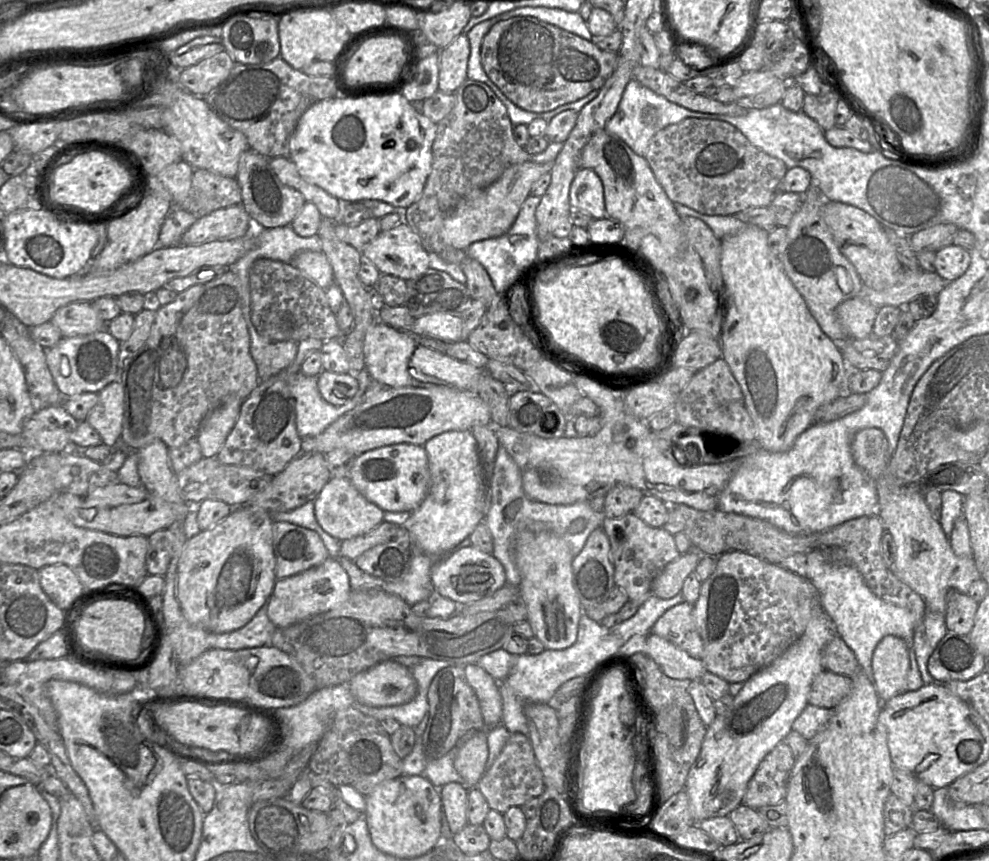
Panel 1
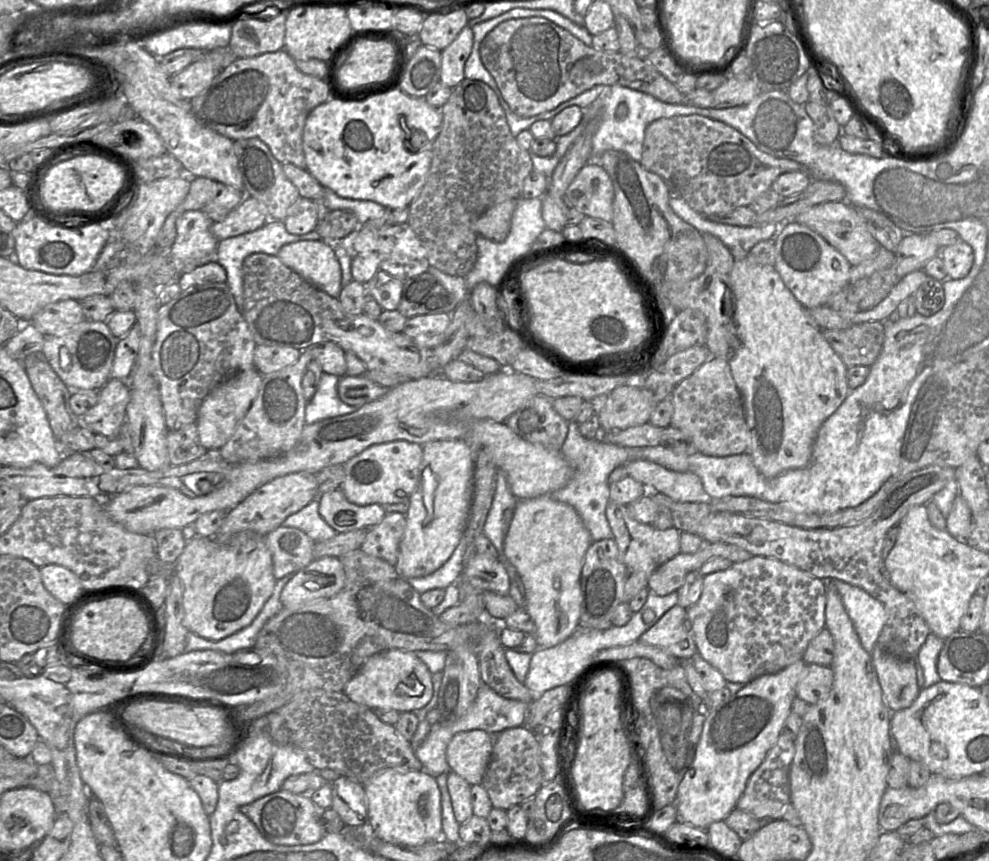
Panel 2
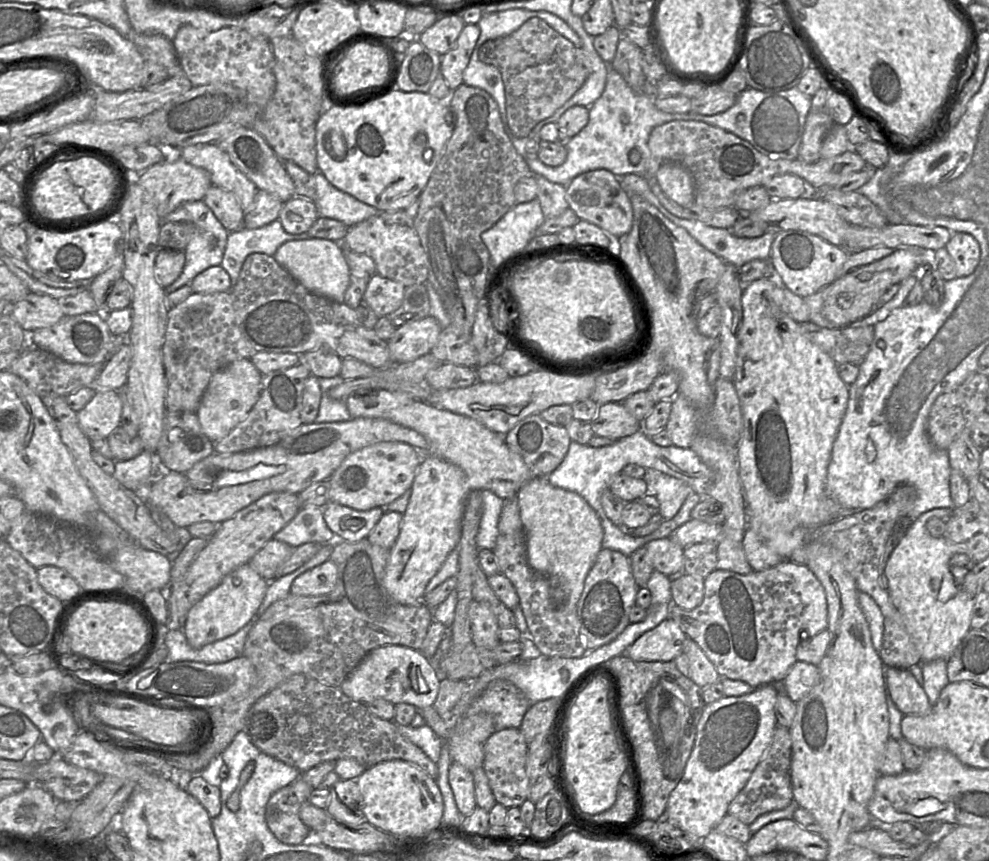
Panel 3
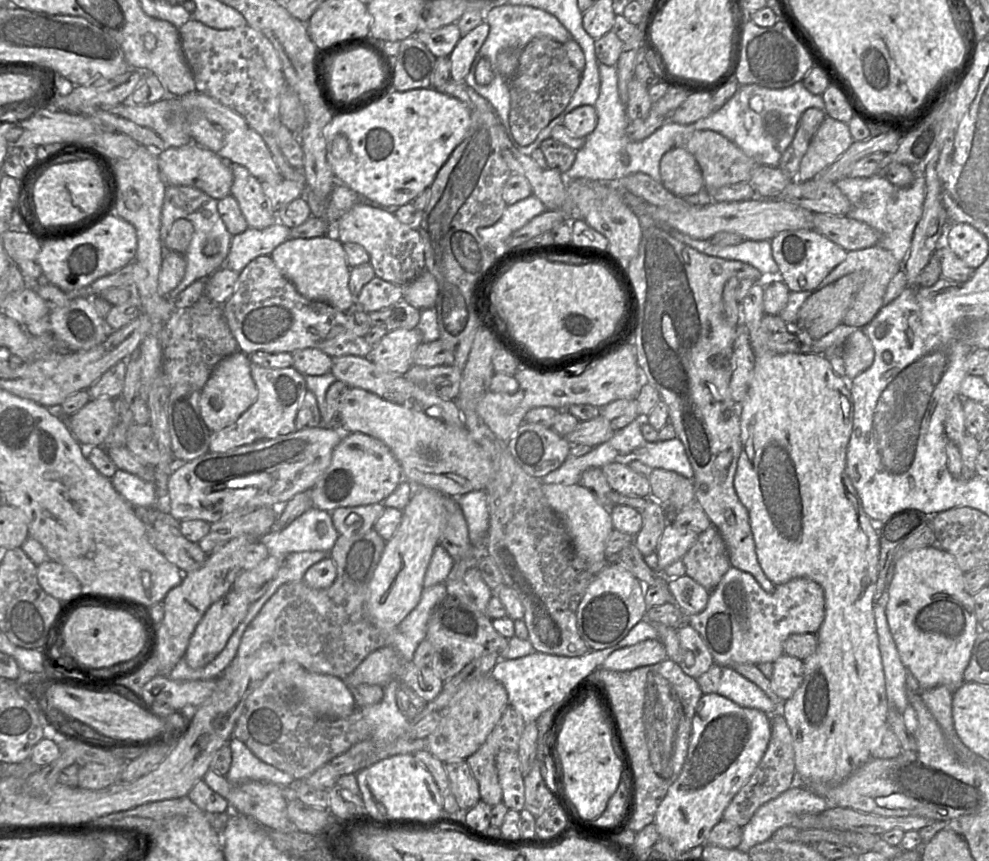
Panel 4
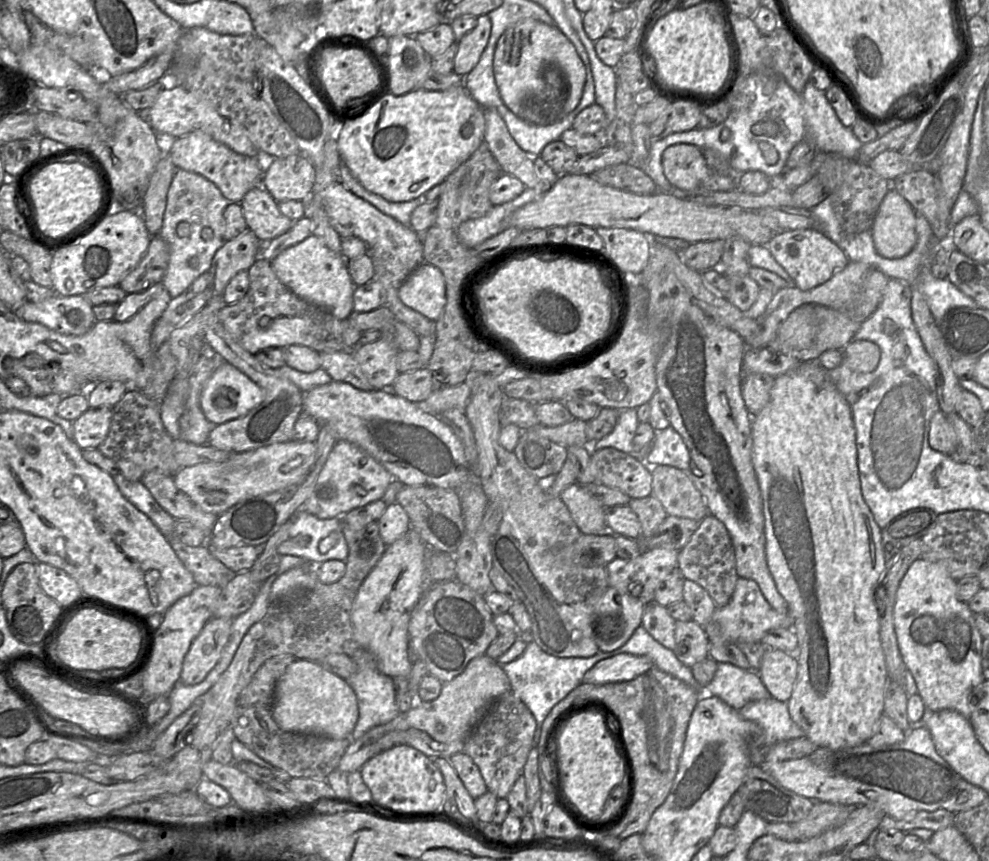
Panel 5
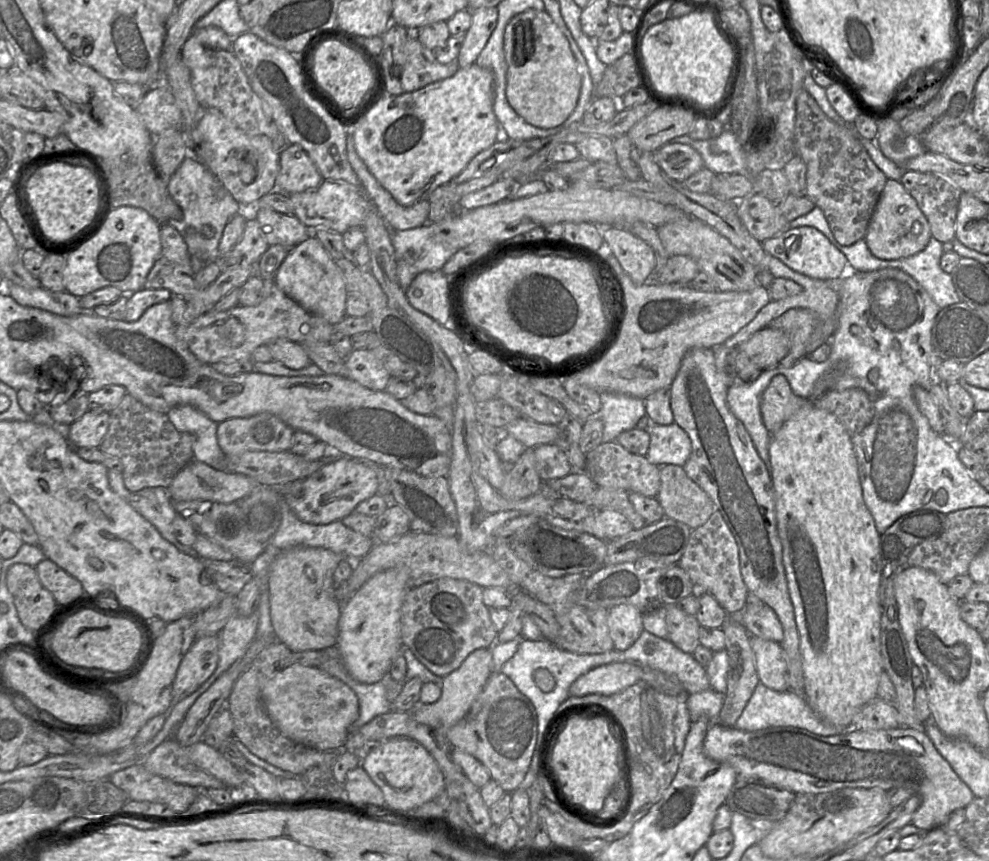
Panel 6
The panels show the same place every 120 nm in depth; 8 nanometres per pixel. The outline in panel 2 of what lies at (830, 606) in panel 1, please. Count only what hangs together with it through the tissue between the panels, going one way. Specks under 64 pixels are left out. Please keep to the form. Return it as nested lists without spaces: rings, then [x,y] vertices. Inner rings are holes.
[[[841,580],[831,582],[841,597],[862,647],[871,654],[888,618],[883,604],[857,586]],[[929,633],[916,655],[916,678],[920,688],[929,687],[941,681],[937,672],[937,659],[943,642],[944,640],[937,637],[935,634]]]

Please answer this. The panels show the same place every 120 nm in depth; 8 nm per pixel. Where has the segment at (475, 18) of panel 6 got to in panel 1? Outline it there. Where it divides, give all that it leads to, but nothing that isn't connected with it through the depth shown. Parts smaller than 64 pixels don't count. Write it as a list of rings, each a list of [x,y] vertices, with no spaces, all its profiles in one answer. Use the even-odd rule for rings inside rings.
[[[461,33],[439,51],[438,90],[454,93],[467,78],[470,44],[467,34]]]

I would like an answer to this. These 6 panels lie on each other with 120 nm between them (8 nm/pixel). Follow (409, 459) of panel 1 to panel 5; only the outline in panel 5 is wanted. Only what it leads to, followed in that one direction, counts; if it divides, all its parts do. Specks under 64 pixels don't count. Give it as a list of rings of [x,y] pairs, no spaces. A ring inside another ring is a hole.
[[[338,440],[301,510],[320,519],[340,518],[353,509],[380,500],[392,480],[391,474],[375,458],[350,442]]]

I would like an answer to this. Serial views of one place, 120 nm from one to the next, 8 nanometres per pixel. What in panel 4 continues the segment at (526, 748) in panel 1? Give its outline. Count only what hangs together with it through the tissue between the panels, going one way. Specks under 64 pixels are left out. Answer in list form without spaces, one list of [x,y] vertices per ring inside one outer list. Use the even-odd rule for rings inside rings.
[[[518,751],[499,752],[495,763],[502,789],[502,802],[508,809],[522,811],[525,806],[525,786]]]

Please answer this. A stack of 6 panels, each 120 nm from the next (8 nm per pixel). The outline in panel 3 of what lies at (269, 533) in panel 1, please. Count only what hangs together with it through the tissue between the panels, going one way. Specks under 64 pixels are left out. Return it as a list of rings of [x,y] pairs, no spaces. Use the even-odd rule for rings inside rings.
[[[248,563],[227,574],[220,584],[208,592],[188,612],[183,627],[188,644],[194,649],[235,634],[244,627],[261,605],[269,582],[262,578]]]

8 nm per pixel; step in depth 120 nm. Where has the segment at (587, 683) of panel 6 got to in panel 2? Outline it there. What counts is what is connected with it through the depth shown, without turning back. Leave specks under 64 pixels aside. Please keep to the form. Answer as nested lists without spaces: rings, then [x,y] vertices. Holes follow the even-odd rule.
[[[676,604],[665,612],[662,617],[638,641],[656,646],[679,660],[691,660],[697,653],[695,641],[685,628],[688,620],[687,609]]]

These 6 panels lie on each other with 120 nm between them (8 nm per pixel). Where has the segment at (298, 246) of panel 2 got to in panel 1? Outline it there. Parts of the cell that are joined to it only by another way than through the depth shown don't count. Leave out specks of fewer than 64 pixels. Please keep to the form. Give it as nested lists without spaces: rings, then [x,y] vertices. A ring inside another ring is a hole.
[[[302,251],[291,264],[324,290],[334,284],[333,268],[324,252]]]

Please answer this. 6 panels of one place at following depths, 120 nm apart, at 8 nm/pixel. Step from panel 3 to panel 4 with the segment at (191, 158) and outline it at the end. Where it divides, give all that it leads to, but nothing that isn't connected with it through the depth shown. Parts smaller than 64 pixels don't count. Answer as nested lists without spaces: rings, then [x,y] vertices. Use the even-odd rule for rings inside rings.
[[[231,163],[233,183],[231,195],[237,200],[248,227],[265,229],[278,221],[278,214],[263,193],[261,182],[245,167]]]

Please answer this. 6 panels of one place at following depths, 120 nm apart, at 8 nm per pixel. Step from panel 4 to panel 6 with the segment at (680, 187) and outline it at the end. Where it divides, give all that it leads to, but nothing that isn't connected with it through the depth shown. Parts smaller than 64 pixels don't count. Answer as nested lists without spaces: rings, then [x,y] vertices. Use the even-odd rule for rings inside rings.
[[[666,143],[653,152],[654,161],[672,179],[683,182],[704,166],[701,155],[690,145]]]

